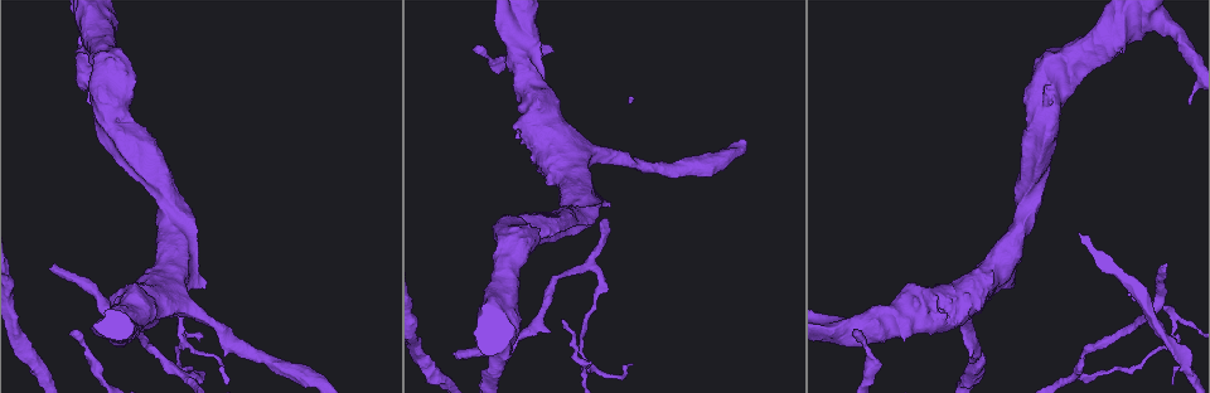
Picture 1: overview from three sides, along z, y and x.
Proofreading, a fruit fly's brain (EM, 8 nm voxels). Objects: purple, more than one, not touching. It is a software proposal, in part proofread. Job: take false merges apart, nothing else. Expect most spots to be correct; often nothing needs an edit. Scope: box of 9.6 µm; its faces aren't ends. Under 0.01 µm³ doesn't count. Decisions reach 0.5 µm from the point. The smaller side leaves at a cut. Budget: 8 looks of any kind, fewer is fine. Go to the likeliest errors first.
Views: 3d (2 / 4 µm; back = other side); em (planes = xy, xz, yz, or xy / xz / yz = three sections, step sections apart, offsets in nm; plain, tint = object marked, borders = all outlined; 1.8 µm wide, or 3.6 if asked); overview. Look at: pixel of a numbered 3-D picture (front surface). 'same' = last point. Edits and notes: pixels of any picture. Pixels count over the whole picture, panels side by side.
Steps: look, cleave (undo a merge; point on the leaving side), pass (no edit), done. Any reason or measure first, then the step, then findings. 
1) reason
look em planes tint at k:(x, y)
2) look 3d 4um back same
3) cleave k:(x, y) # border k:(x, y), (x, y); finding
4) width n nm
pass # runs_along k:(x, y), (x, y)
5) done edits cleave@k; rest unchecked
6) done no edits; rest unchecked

branch point
look em yz step 8 tint at 1:(184, 346)

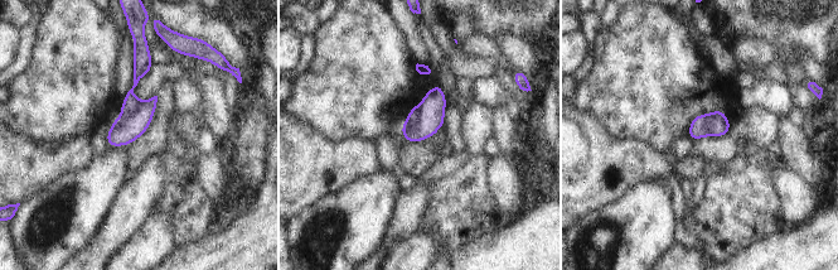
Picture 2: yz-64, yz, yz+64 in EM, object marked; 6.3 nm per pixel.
another direction
look em planes tint same

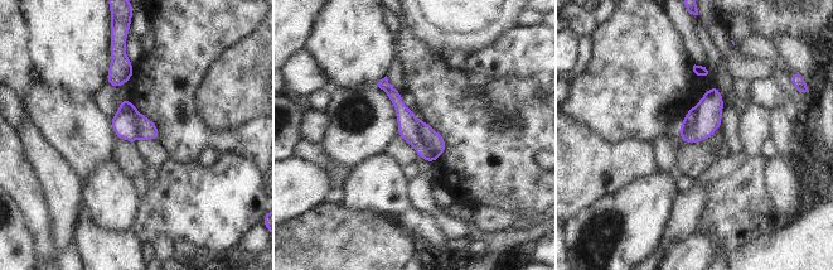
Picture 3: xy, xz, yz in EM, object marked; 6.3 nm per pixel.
cleave 3:(407, 124) # part_leaving 3:(383, 82), (430, 159); two neurons meet here

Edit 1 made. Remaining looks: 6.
sudden change in width
look 3d 4um at 1:(171, 300)

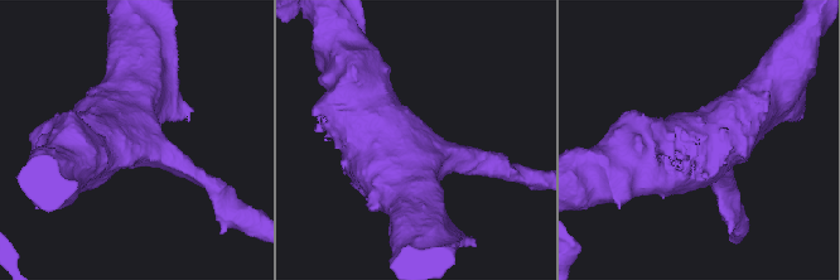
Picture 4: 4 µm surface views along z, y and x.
look em planes borders at 4:(136, 137)

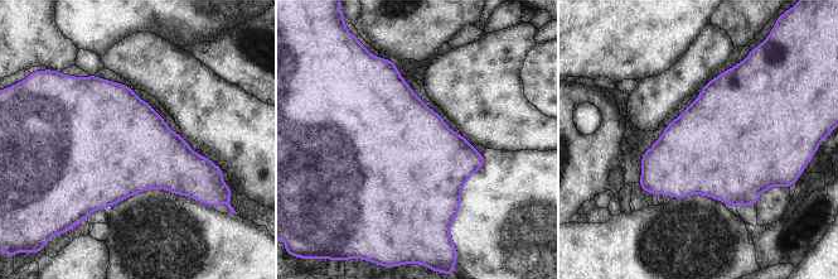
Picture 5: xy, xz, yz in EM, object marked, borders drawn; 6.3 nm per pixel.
pass # all the same neuron

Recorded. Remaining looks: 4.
calibre changes
look 3d 4um at 1:(171, 229)

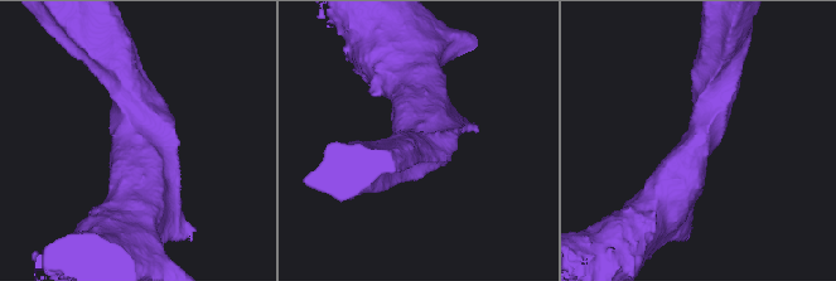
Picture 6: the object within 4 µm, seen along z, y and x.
need the tissue
look em 3.6um planes tint at 6:(701, 139)

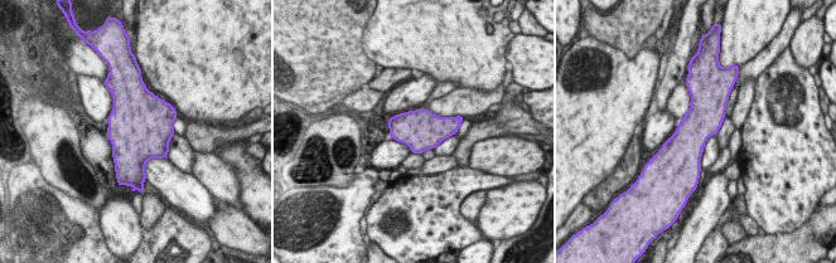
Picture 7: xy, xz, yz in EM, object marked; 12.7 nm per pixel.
pass # one neuron here

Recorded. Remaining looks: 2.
done edits cleave@3; rest unchecked

